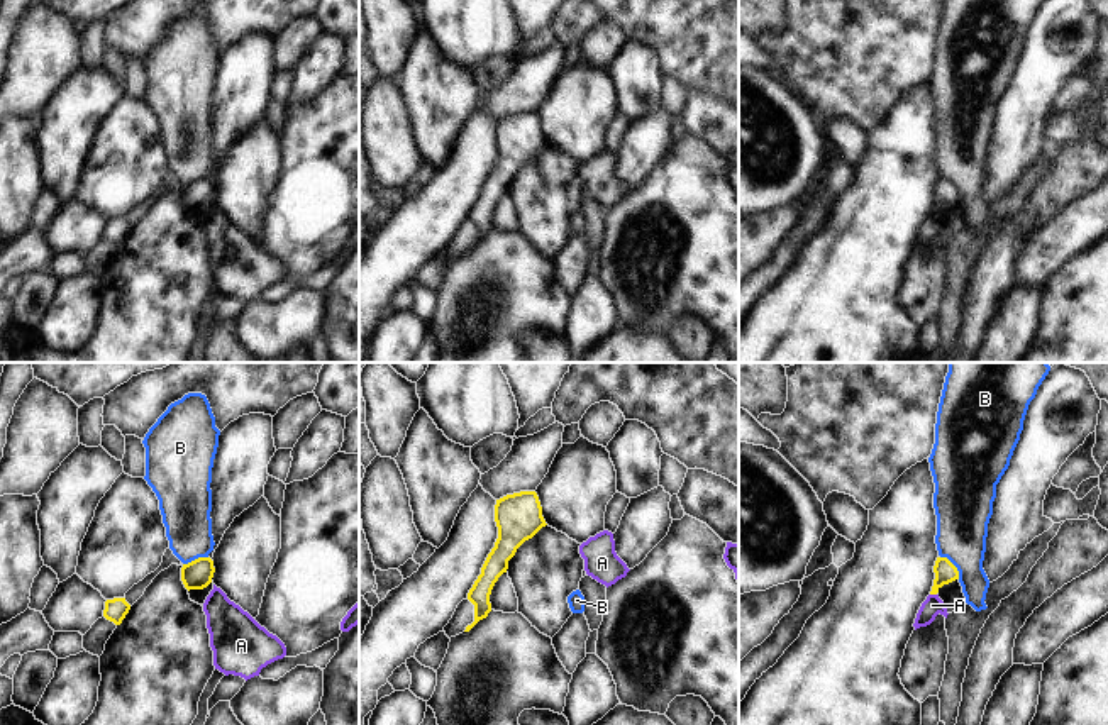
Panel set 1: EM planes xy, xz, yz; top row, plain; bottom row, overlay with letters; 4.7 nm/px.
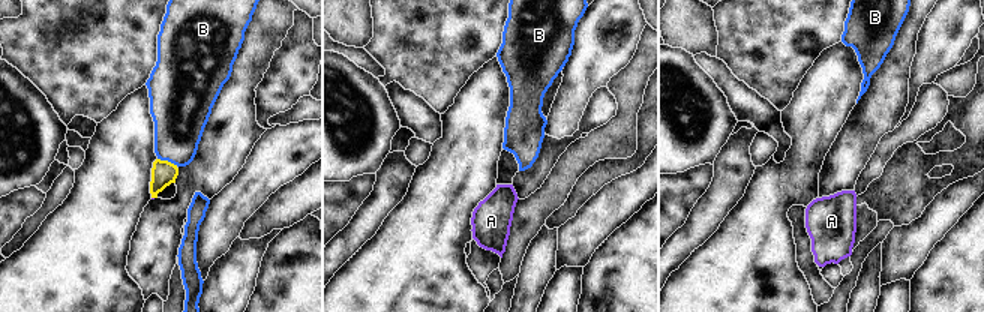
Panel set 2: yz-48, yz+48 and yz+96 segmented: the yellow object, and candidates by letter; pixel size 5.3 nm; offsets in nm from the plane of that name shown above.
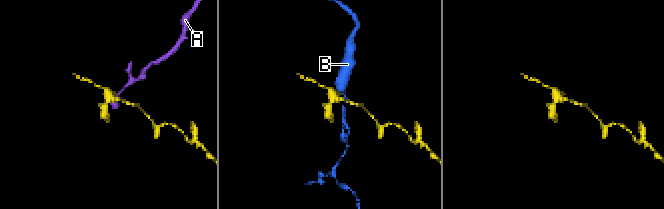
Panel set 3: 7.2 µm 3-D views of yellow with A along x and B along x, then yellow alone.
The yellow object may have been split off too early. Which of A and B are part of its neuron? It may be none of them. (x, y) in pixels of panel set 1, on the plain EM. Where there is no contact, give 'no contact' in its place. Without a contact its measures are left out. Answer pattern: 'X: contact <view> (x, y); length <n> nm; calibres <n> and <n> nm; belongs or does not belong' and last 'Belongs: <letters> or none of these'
A: contact yz (934, 214); length 30 nm; calibres 100 and 90 nm; does not belong
B: contact yz (954, 187); length 140 nm; calibres 100 and 260 nm; does not belong
Belongs: none of these

